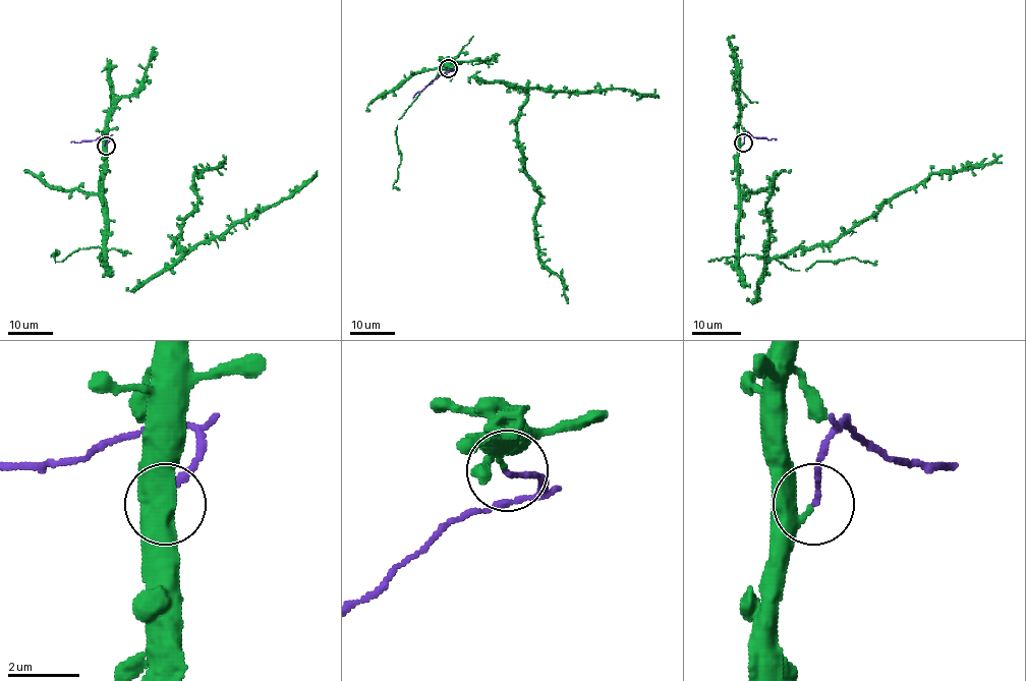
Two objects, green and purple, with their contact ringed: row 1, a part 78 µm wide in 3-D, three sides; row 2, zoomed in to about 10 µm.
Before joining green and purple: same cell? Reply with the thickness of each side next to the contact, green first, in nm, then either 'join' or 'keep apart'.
320/160 nm | keep apart

